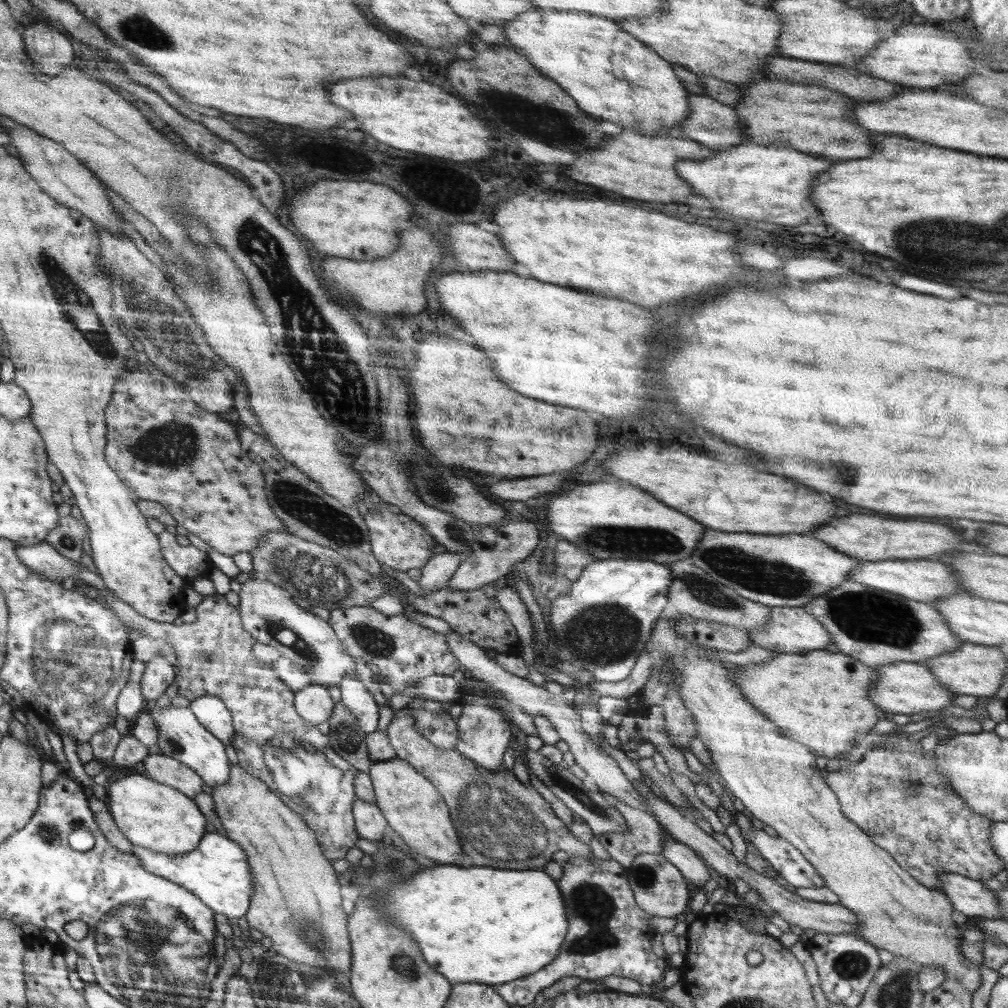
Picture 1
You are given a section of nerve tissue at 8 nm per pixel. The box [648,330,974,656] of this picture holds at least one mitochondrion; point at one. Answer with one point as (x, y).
(866, 616)

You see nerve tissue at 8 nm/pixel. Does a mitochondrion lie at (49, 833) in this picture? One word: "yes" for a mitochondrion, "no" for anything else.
yes

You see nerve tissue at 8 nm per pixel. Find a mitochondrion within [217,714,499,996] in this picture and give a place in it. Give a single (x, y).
(308, 918)

